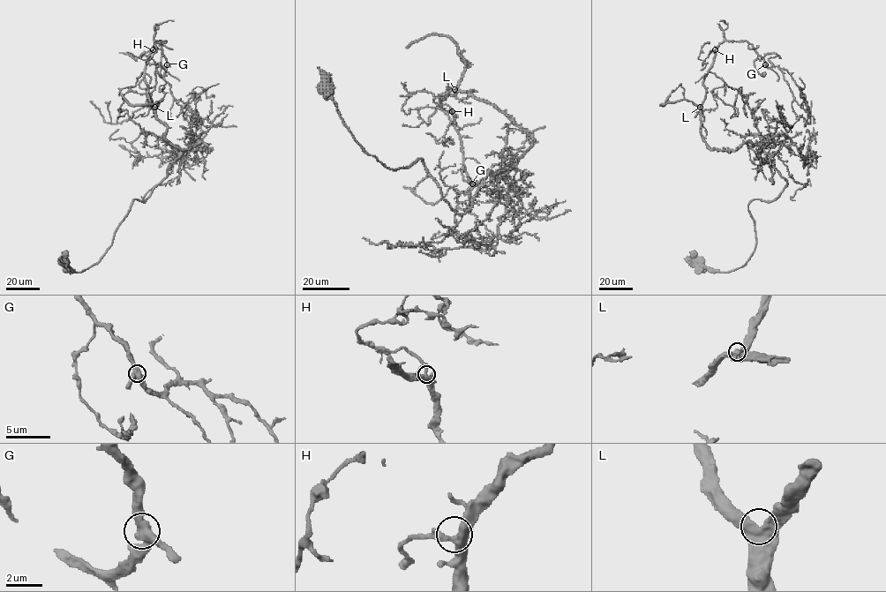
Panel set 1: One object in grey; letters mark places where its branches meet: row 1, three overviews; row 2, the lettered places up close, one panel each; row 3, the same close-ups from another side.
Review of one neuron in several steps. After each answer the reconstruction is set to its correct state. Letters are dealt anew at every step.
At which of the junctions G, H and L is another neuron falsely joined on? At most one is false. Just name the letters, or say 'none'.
none

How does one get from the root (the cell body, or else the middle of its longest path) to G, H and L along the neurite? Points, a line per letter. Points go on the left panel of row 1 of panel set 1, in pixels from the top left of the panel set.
G: (64, 259), (96, 264), (131, 203), (189, 147), (209, 150), (165, 138), (145, 78), (155, 41), (167, 63)
H: (64, 259), (77, 273), (96, 264), (131, 203), (189, 147), (209, 149), (165, 138), (145, 78), (153, 49)
L: (64, 259), (77, 273), (96, 264), (131, 203), (145, 201), (189, 147), (209, 150), (172, 145), (154, 107)

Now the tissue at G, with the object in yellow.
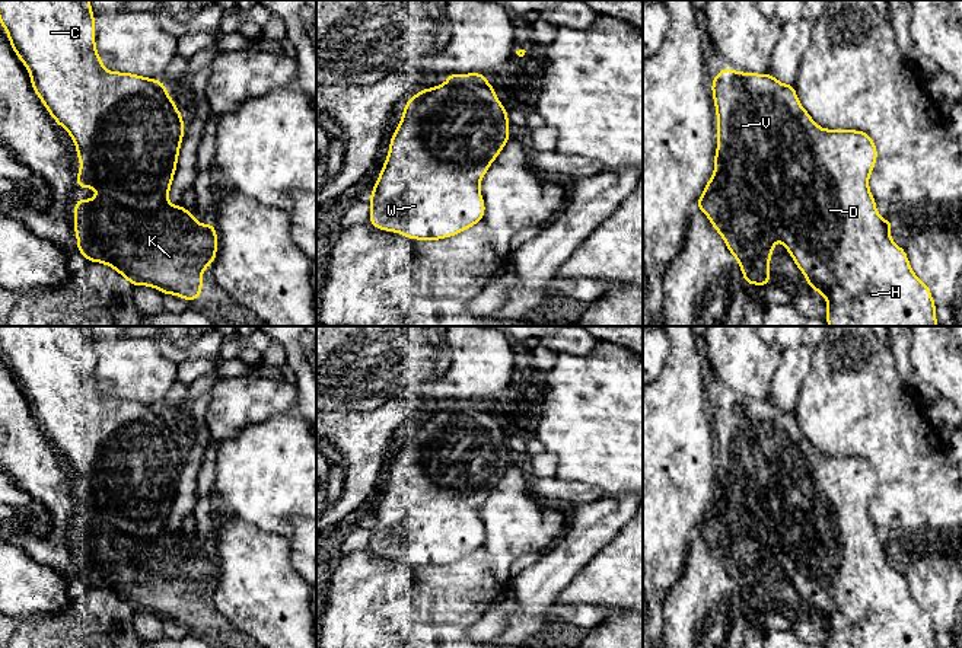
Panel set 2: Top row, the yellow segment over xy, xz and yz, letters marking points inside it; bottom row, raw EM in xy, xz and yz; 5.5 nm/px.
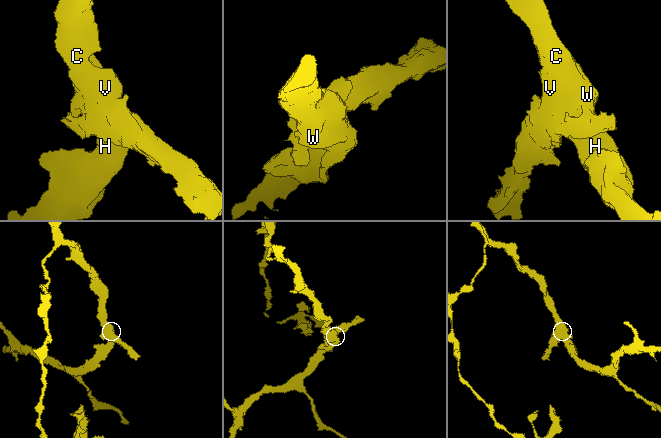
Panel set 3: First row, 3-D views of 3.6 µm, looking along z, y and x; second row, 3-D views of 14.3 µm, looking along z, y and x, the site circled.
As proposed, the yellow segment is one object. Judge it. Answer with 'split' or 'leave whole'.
leave whole

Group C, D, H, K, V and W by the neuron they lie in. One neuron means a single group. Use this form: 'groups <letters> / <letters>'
groups C D H K V W

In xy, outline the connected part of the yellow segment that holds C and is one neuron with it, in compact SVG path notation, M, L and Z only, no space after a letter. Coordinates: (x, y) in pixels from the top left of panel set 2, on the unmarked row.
M0 326L0 351L4 354L9 363L9 368L13 373L13 379L20 384L31 402L31 411L36 422L41 425L54 447L61 451L71 463L77 483L80 486L80 497L76 502L77 514L95 514L98 521L92 526L74 527L74 559L77 564L77 578L82 580L87 588L106 590L118 600L125 603L131 613L147 612L155 613L162 620L175 620L189 629L201 623L203 615L203 596L211 593L217 581L217 559L216 552L200 550L195 548L195 540L185 536L184 532L172 532L168 527L168 520L176 498L176 488L179 482L181 467L184 459L184 444L178 437L175 427L166 419L166 412L160 406L143 403L131 399L105 398L103 386L98 382L95 370L95 352L92 332L89 326Z

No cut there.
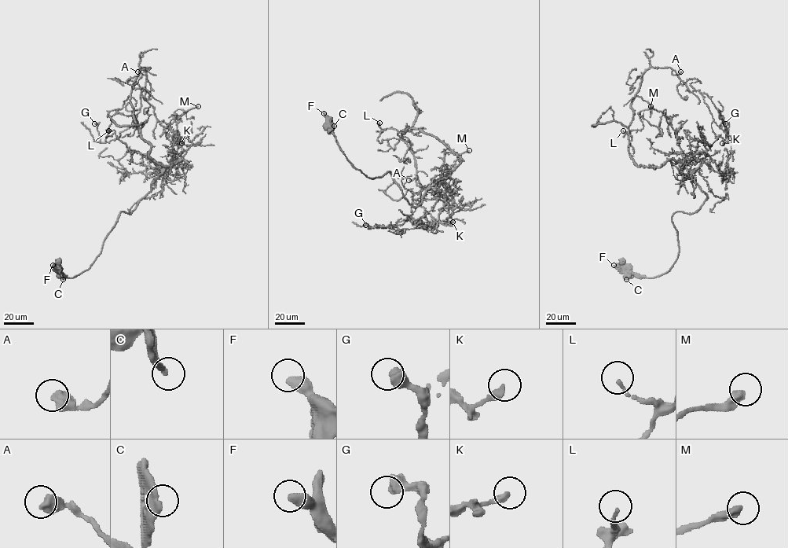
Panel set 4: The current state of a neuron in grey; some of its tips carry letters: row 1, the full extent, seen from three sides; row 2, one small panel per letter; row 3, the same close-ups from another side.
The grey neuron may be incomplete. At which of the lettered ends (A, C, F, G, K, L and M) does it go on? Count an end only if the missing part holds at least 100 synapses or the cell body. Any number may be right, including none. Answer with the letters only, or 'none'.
none

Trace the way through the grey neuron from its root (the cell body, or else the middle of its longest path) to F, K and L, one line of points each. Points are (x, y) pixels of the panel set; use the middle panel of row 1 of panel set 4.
F: (328, 129), (324, 113)
K: (328, 129), (357, 169), (389, 171), (414, 207), (433, 179), (442, 183), (460, 209), (452, 222)
L: (328, 129), (416, 207), (460, 158), (421, 128), (394, 150), (379, 123)

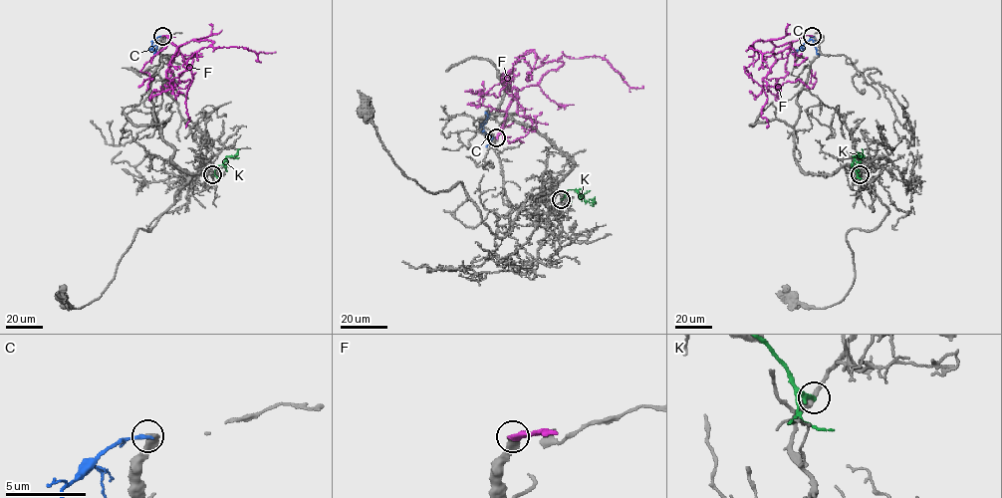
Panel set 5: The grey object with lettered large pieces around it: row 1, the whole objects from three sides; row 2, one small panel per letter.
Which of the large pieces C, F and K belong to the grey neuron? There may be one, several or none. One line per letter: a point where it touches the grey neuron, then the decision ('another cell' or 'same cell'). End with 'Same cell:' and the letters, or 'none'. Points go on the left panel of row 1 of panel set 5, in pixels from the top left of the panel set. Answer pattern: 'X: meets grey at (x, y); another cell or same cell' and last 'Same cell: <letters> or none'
C: meets grey at (162, 36); another cell
F: meets grey at (162, 36); same cell
K: meets grey at (212, 174); another cell
Same cell: F

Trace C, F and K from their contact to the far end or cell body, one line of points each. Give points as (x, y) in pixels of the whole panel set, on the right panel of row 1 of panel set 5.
C: (812, 36), (791, 53)
F: (812, 36), (780, 46), (770, 40), (754, 42), (758, 58), (744, 68), (767, 97), (760, 114), (767, 127)
K: (859, 174), (852, 164), (856, 156), (862, 158), (862, 148)

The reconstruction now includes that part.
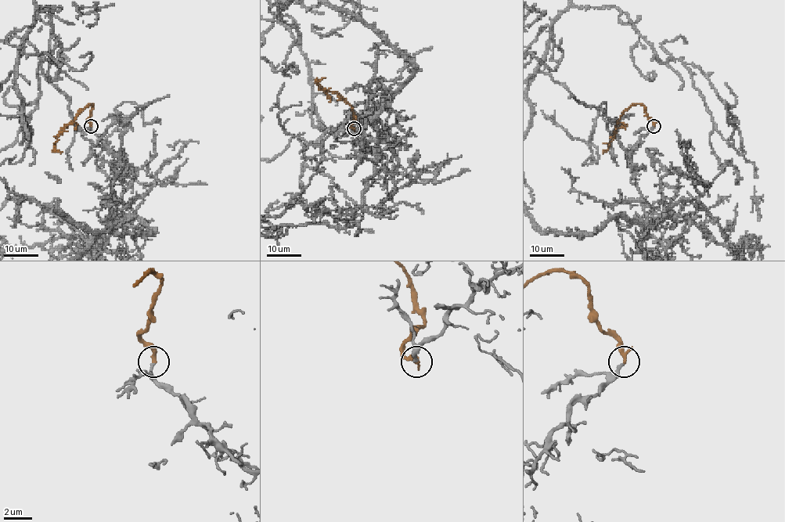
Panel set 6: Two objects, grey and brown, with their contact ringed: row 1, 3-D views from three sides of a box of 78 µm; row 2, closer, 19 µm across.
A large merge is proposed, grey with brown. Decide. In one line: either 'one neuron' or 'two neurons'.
one neuron

